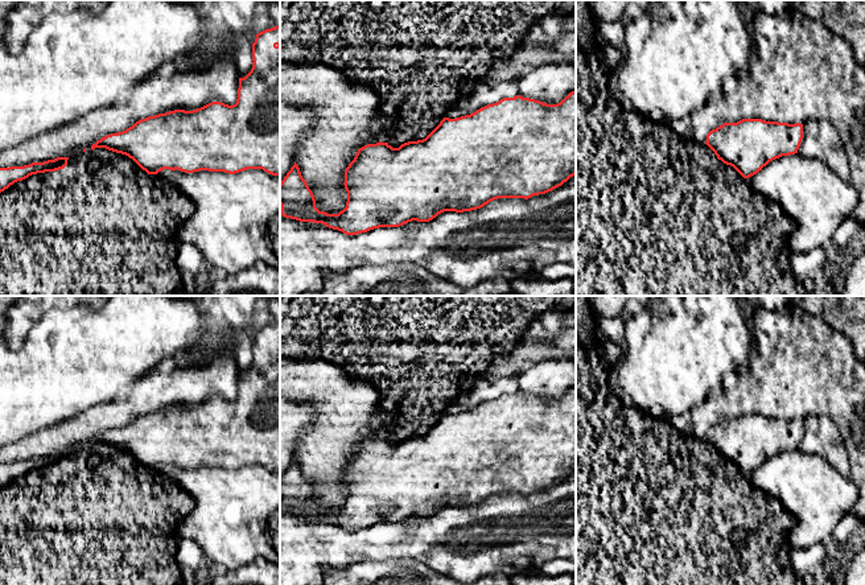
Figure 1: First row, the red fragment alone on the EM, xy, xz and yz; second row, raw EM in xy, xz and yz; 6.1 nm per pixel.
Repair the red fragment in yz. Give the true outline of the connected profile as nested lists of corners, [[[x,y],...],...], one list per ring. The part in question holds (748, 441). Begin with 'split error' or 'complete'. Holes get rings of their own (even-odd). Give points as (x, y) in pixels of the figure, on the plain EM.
complete | [[[742,415],[712,425],[705,440],[718,456],[733,462],[744,474],[749,474],[770,457],[798,449],[802,434],[800,419]]]

